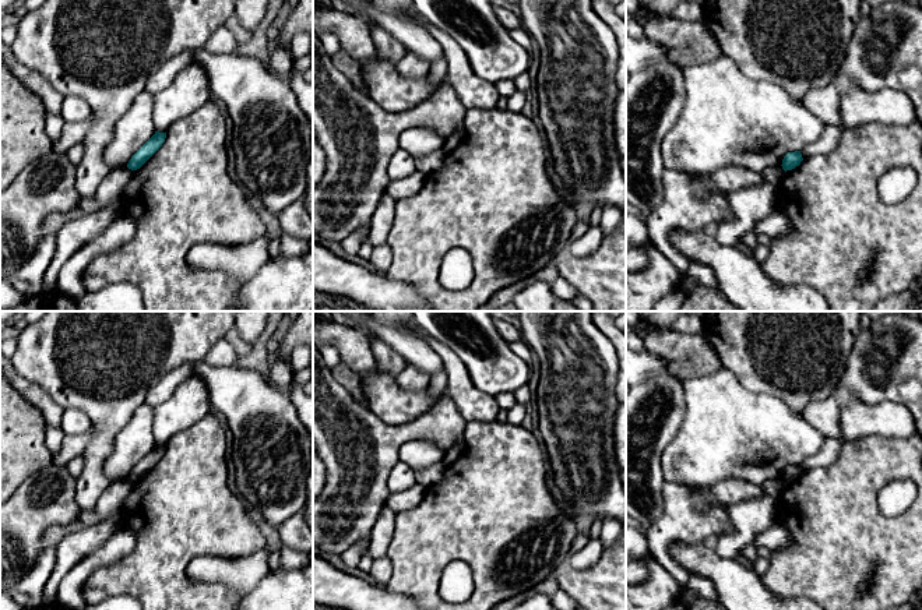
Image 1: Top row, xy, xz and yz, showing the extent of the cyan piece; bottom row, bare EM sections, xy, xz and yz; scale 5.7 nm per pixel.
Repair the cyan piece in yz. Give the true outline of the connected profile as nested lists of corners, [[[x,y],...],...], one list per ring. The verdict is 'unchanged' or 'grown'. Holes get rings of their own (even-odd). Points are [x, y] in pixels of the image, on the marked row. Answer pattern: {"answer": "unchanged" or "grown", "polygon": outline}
{"answer": "unchanged", "polygon": [[[795,151],[795,152],[788,152],[784,159],[782,159],[782,169],[786,170],[792,170],[796,166],[800,165],[800,162],[803,161],[800,151]]]}

